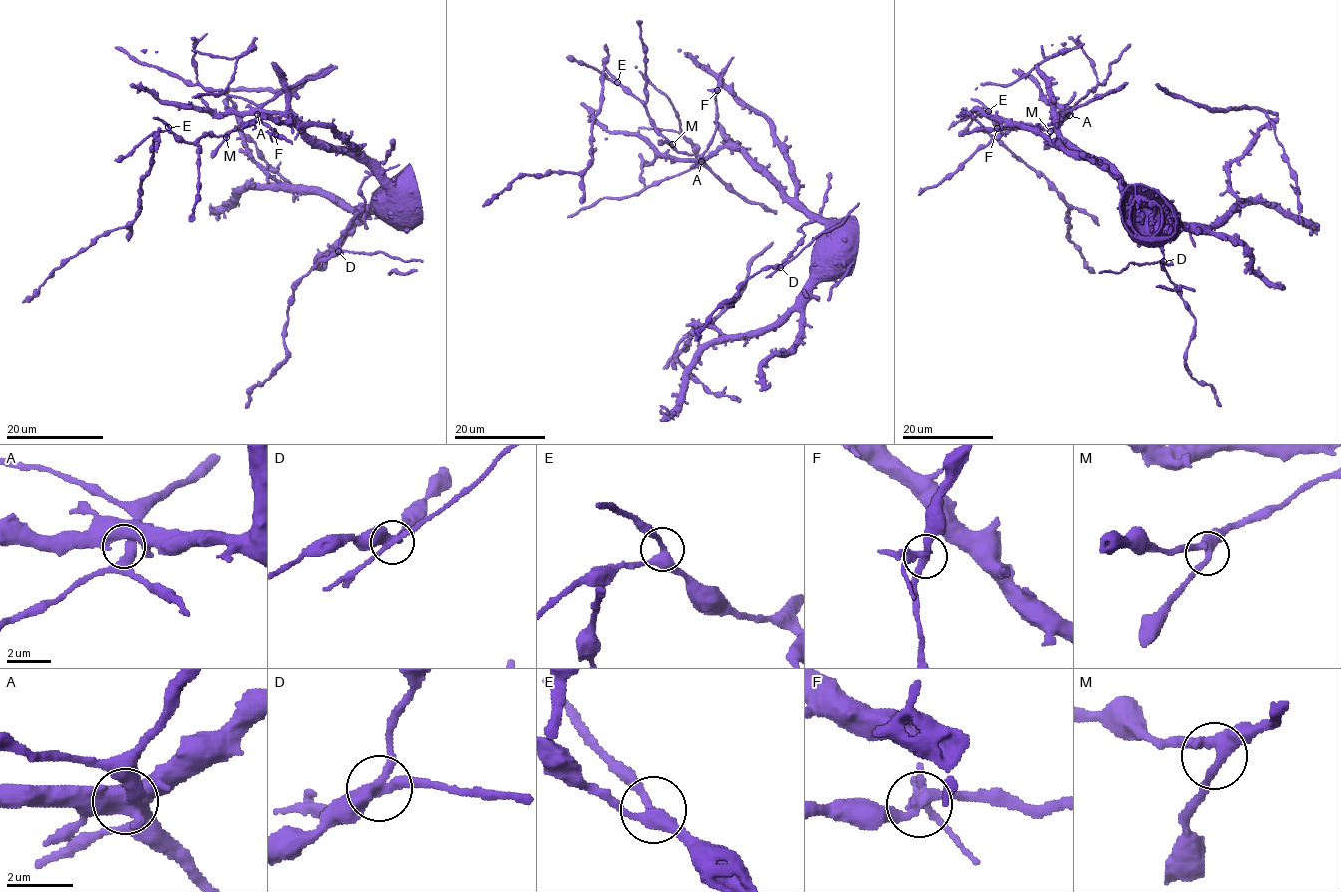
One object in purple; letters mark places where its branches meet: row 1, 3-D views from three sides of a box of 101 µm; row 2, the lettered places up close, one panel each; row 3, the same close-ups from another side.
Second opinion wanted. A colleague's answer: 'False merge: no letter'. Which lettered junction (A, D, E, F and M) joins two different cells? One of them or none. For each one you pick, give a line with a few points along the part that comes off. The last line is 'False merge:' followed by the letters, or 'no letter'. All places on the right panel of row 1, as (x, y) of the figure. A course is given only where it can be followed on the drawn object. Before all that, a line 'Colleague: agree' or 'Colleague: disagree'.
Colleague: disagree
D: Course of the part to remove: (1163, 261), (1130, 263), (1120, 272), (1099, 273)
False merge: D

